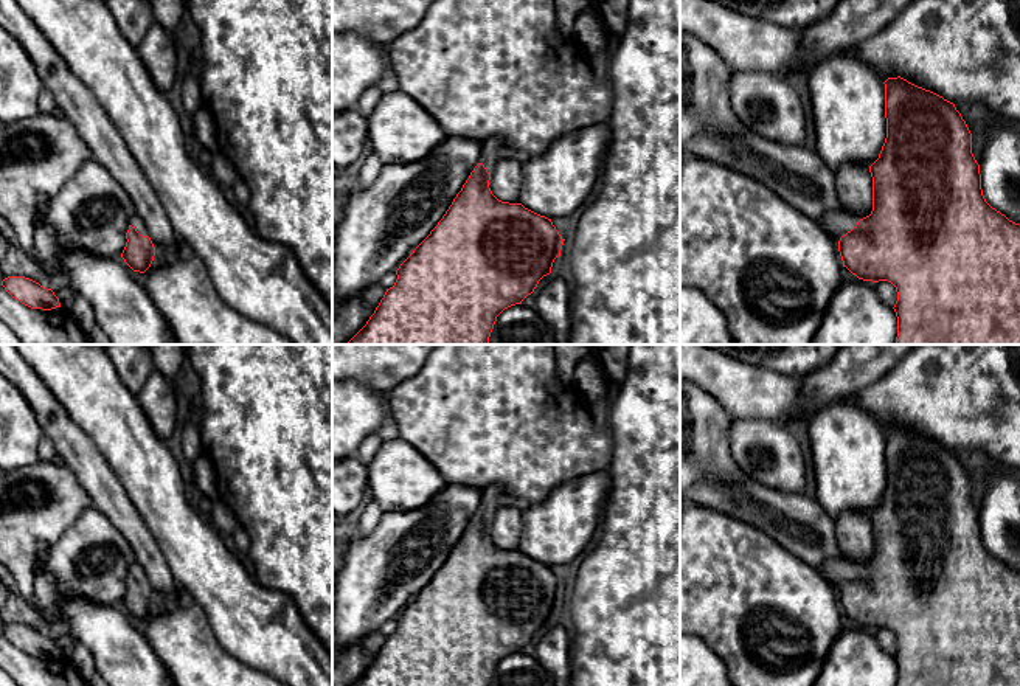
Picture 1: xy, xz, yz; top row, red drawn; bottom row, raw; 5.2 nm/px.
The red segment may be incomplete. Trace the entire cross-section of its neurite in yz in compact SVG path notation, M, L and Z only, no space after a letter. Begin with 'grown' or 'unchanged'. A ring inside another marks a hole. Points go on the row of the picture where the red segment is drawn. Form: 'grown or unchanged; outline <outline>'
grown; outline M900 76L888 78L883 84L886 138L879 158L869 166L873 211L860 220L846 213L829 211L818 223L838 242L843 267L852 275L863 281L888 281L896 287L897 301L893 307L897 317L896 345L1020 345L1020 223L1009 220L986 202L980 165L972 154L972 133L955 104Z

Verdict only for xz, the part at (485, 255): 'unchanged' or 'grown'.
grown

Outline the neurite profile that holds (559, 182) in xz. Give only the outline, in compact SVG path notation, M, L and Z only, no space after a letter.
M601 123L565 133L537 157L523 157L520 203L548 219L576 217L592 200L610 146L610 127Z

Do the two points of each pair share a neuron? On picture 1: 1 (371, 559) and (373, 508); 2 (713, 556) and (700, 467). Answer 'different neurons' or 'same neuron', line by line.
1: different neurons
2: different neurons

